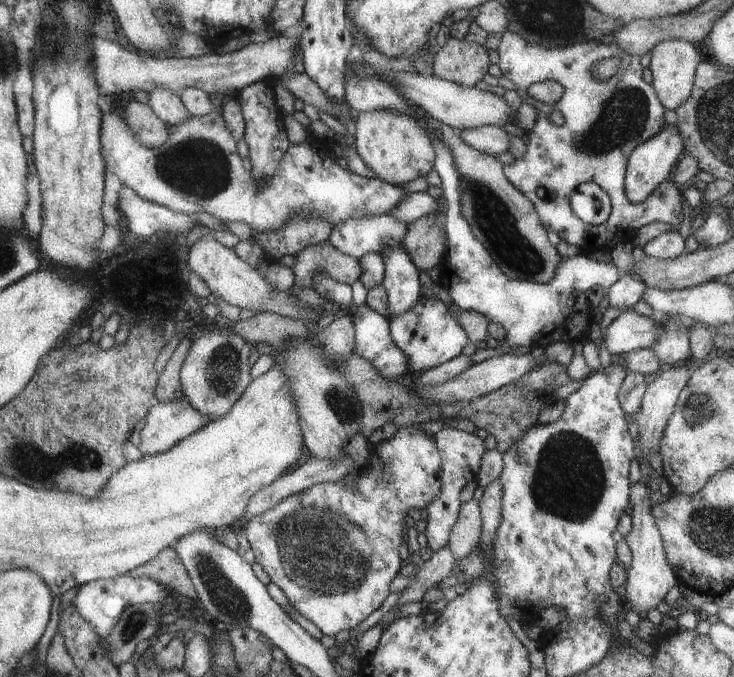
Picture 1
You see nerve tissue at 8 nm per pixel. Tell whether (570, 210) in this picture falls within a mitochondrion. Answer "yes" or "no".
no

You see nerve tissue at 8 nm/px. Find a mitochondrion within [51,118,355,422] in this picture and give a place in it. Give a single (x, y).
(197, 166)

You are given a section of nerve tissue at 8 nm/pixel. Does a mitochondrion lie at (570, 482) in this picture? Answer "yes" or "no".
yes

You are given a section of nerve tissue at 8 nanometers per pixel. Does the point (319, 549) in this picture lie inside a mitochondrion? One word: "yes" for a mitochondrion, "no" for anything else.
yes

